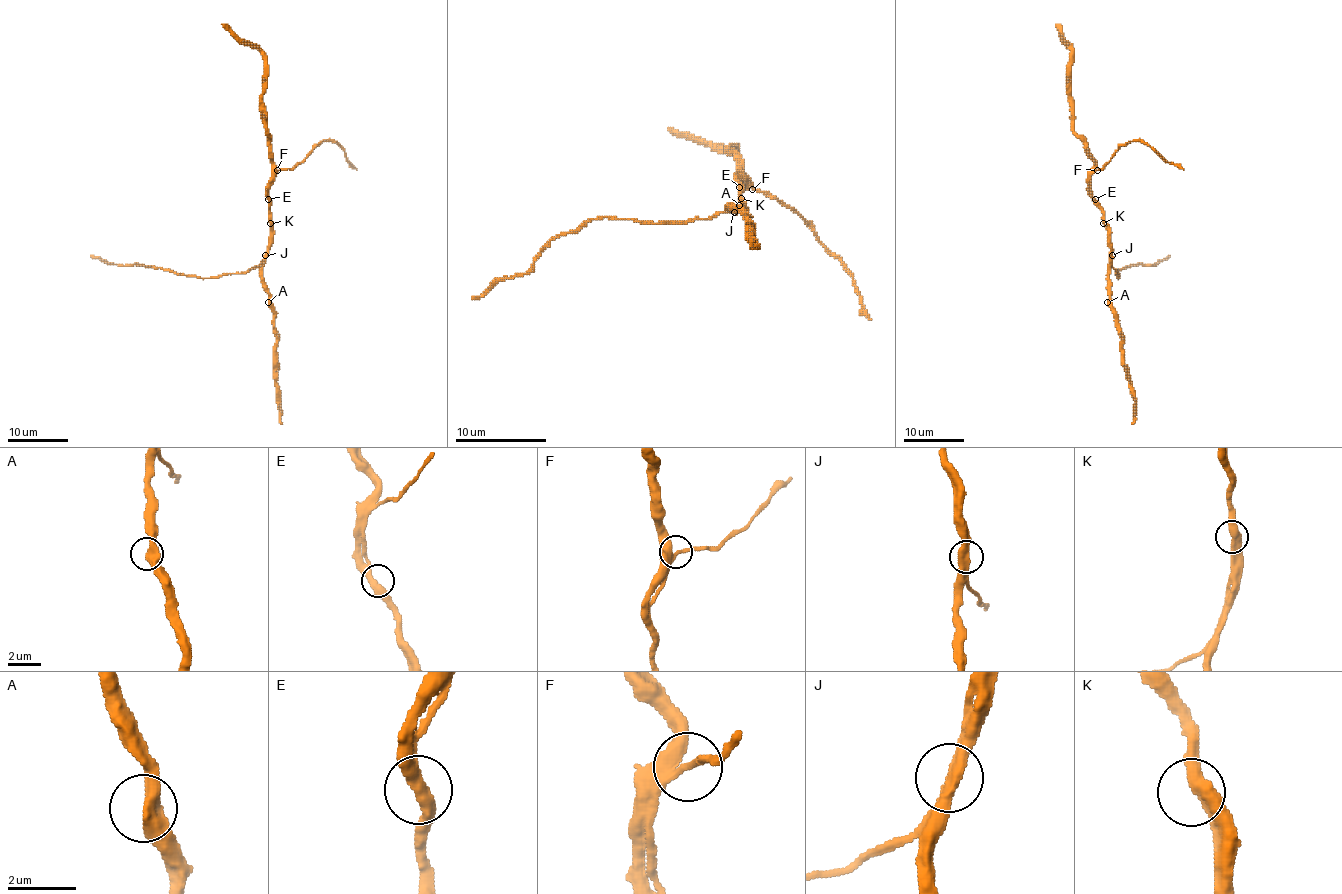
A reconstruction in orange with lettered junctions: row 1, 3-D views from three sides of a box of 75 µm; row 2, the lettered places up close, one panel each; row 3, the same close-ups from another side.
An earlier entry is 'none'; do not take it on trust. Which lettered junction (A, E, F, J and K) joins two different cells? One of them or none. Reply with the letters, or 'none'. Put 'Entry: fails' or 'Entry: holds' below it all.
none
Entry: holds

